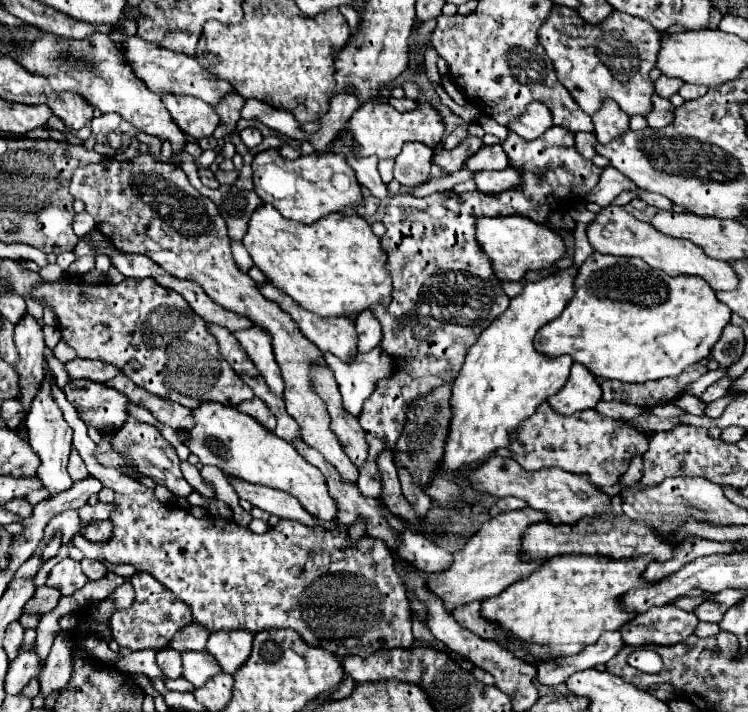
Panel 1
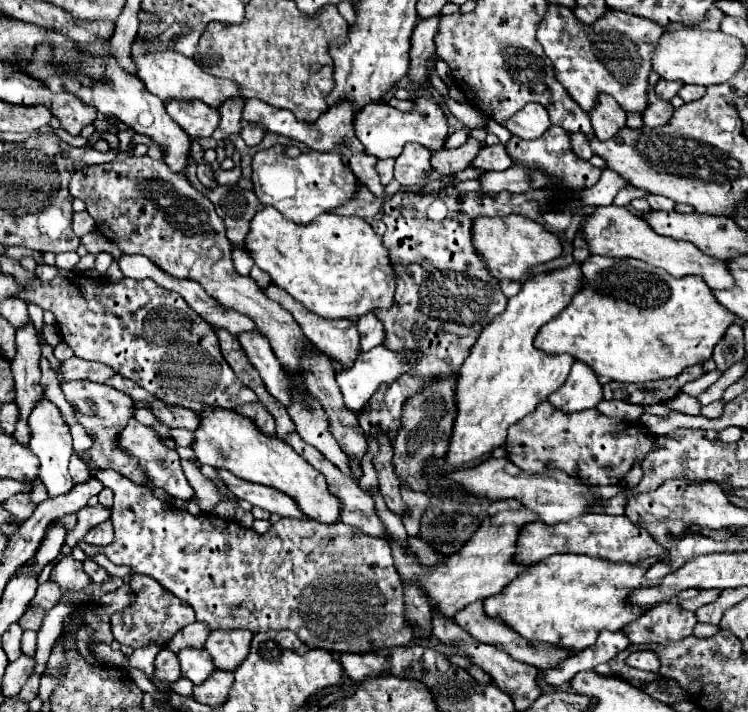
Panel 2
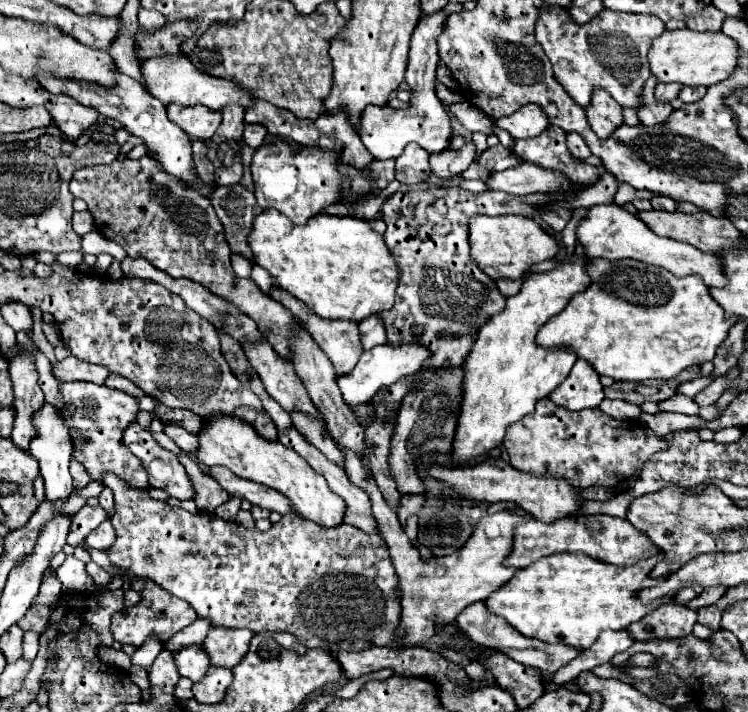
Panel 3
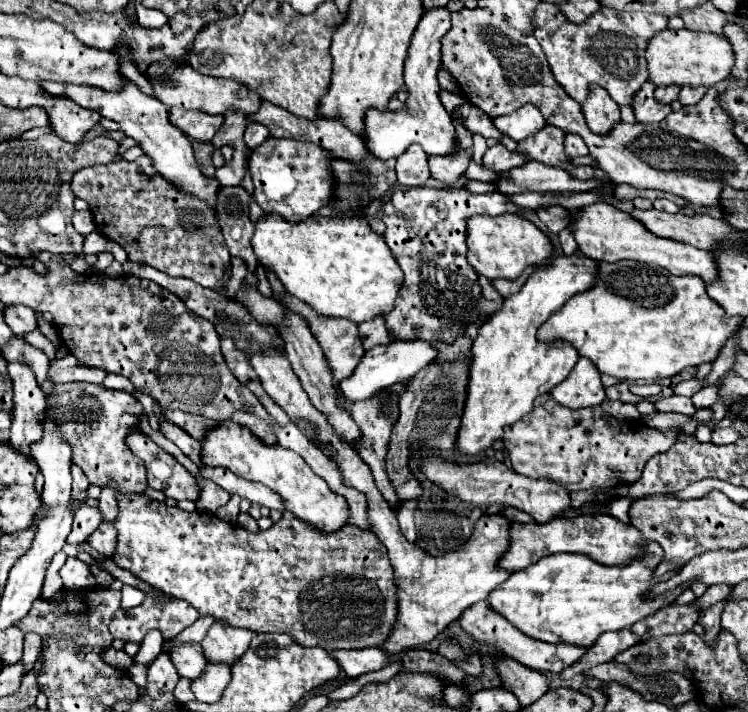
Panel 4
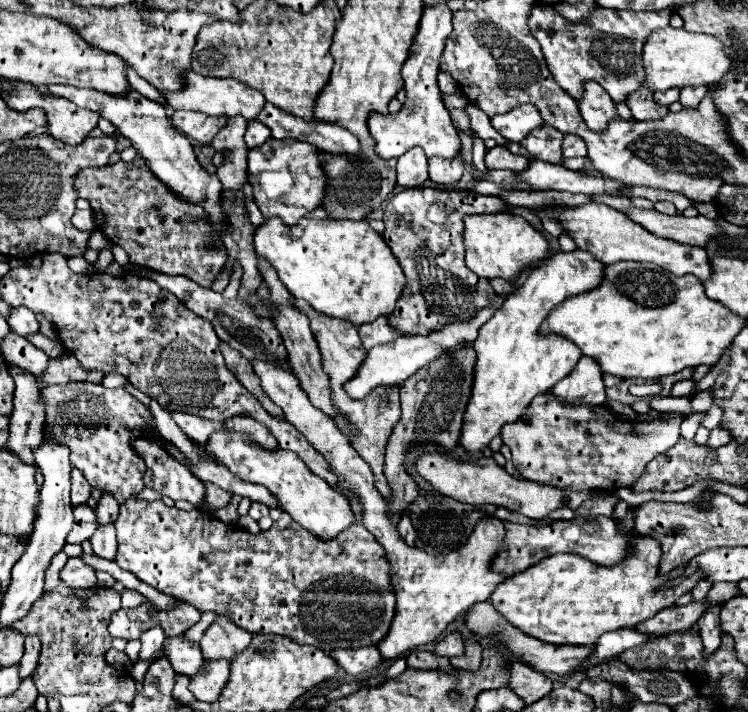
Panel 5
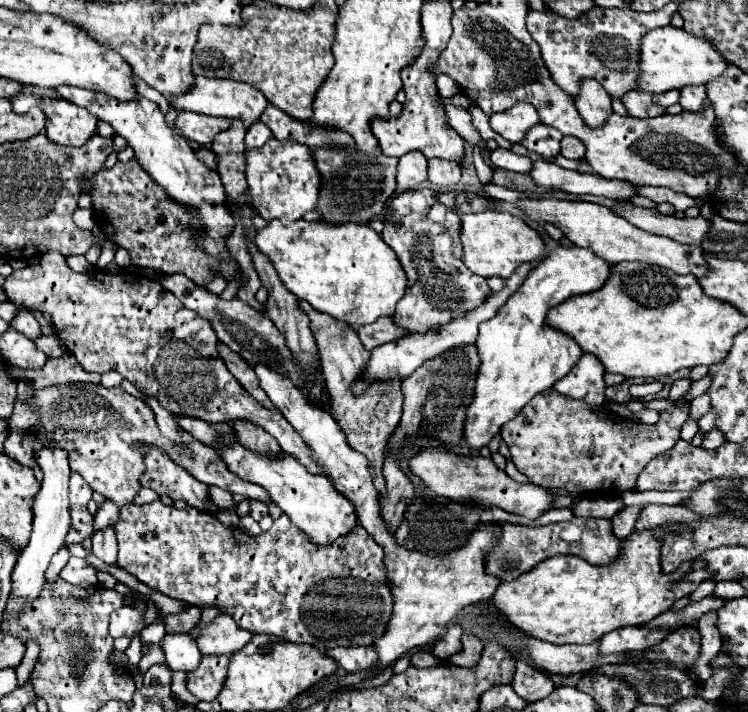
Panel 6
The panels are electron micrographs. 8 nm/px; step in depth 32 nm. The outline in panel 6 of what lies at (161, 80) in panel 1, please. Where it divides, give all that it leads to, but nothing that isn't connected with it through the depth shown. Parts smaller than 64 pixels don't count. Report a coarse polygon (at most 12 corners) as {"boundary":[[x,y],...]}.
{"boundary":[[196,76],[182,110],[238,118],[248,130],[268,100],[240,80]]}

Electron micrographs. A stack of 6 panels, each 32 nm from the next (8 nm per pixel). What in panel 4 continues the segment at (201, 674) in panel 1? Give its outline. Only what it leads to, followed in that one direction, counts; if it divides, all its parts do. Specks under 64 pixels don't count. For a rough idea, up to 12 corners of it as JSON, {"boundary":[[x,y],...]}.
{"boundary":[[170,644],[178,674],[198,678],[208,664],[200,644]]}

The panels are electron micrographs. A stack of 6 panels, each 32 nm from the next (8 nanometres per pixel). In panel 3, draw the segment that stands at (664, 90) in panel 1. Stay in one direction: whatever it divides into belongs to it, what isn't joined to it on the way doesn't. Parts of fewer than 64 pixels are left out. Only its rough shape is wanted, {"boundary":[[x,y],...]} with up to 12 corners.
{"boundary":[[658,84],[656,100],[672,102],[678,96],[680,84]]}

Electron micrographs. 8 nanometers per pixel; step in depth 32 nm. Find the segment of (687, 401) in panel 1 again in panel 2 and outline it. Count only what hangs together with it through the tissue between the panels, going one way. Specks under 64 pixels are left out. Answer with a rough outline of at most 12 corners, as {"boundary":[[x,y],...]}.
{"boundary":[[688,394],[664,404],[674,412],[700,414],[700,402]]}

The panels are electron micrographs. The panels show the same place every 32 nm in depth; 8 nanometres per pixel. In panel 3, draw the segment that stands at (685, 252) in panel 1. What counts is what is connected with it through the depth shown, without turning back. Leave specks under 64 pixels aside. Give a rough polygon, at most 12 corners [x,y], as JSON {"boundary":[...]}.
{"boundary":[[616,204],[576,228],[586,258],[632,258],[726,286],[714,254],[656,236]]}

